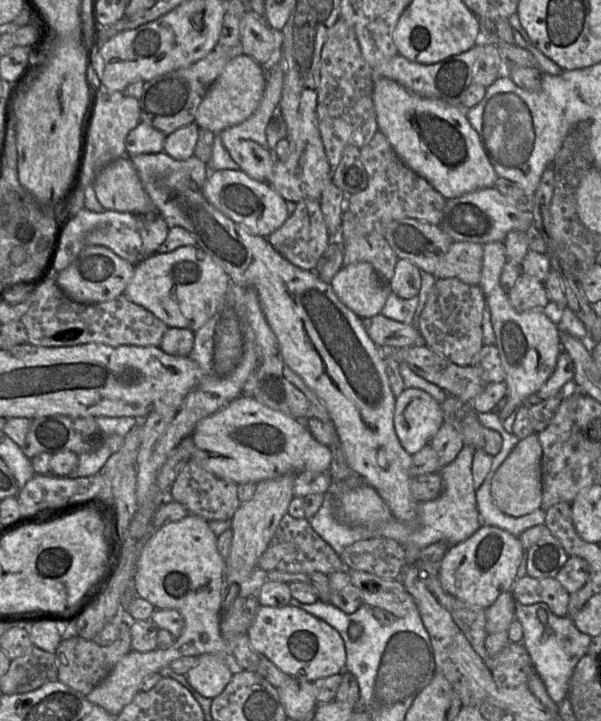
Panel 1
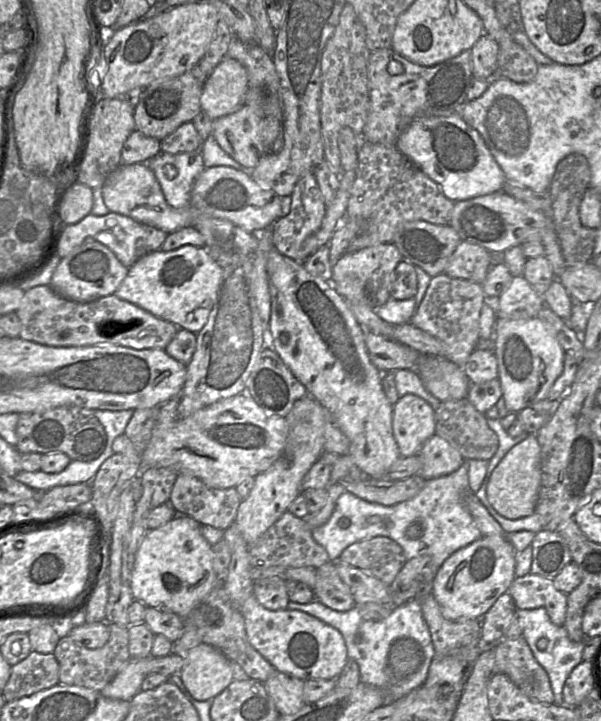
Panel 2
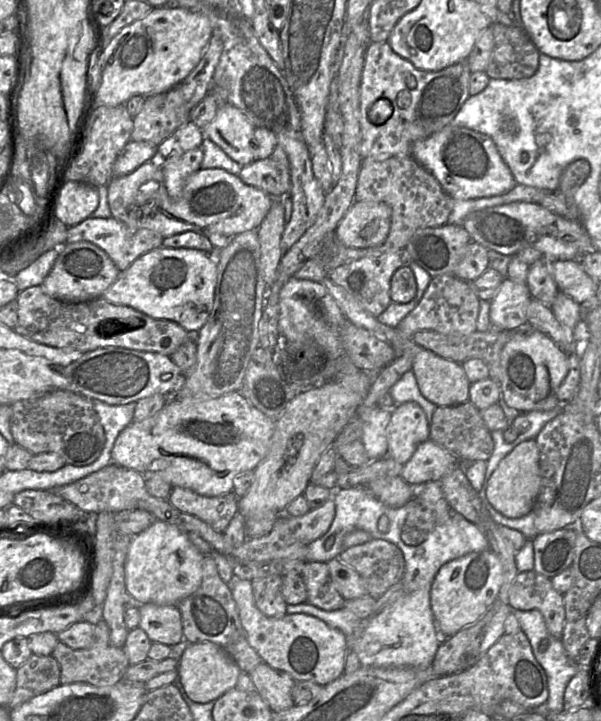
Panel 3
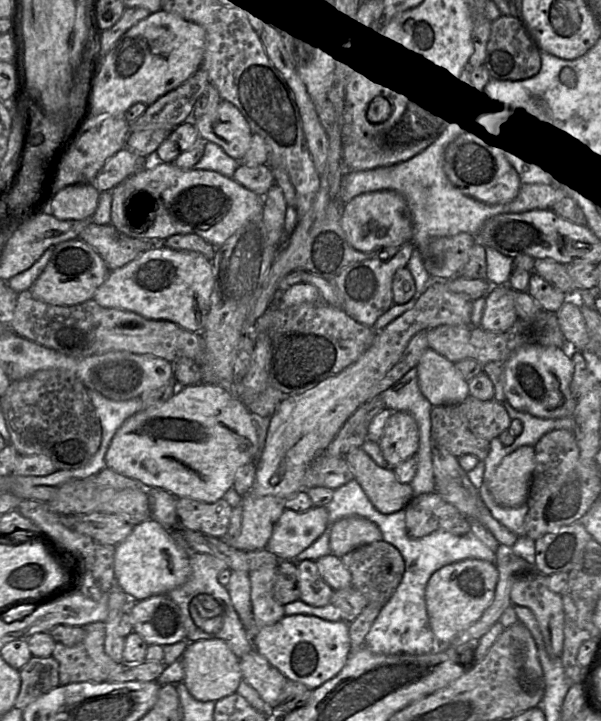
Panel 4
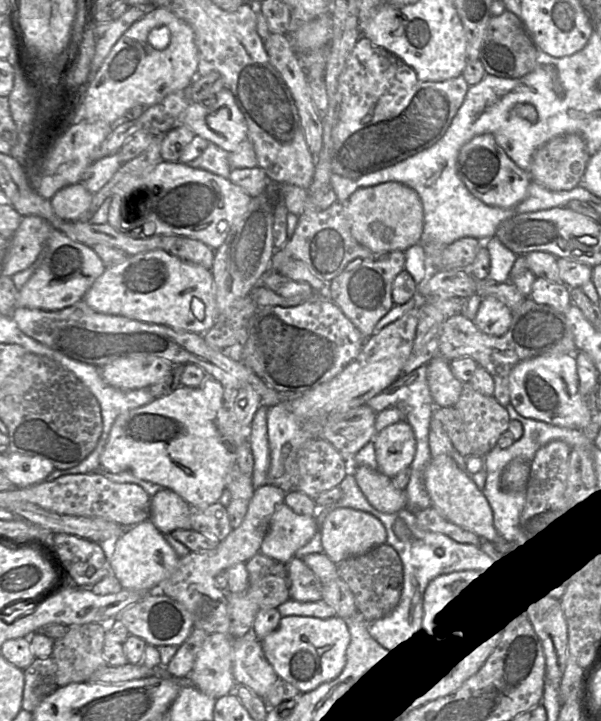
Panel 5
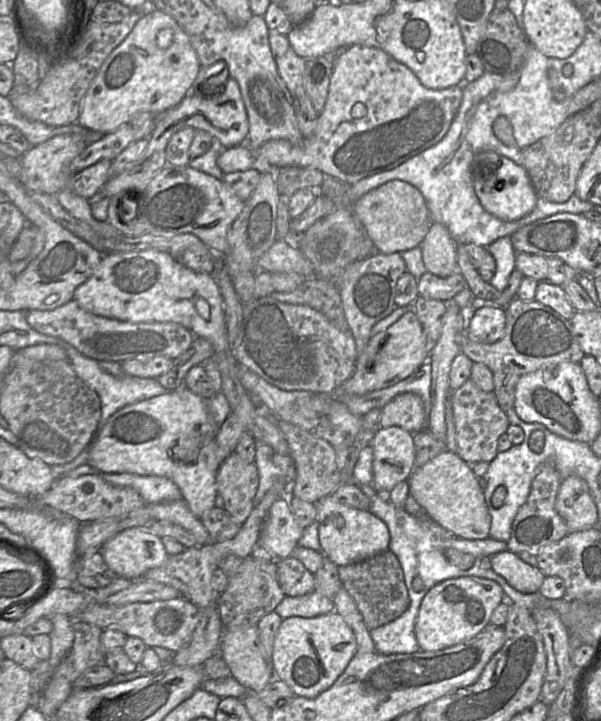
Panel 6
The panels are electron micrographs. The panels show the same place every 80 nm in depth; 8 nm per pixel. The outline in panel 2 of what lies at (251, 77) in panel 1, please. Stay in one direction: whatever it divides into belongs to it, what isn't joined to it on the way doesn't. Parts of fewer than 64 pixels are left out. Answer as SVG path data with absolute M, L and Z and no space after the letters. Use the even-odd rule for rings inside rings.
M225 56L205 81L200 109L213 121L235 113L244 105L247 91L246 69Z

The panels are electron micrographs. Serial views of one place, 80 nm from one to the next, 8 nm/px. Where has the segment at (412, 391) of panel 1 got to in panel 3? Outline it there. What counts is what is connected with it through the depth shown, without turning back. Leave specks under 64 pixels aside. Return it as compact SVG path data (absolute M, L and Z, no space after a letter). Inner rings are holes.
M415 402L395 405L386 428L388 457L404 465L415 453L418 446L430 438L430 423L423 409Z

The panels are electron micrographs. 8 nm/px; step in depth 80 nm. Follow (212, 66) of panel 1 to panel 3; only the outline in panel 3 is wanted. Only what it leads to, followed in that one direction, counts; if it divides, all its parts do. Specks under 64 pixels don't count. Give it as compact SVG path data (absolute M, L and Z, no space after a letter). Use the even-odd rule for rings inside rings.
M166 93L145 98L142 110L133 118L130 139L160 145L190 120L190 110L167 102Z

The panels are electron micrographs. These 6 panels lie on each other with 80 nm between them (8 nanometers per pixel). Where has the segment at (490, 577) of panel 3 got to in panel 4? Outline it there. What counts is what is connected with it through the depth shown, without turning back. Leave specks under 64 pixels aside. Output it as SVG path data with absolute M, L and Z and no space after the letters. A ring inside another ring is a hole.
M467 559L446 565L431 576L425 602L430 628L441 647L449 646L452 640L480 619L494 599L499 573L495 564Z

